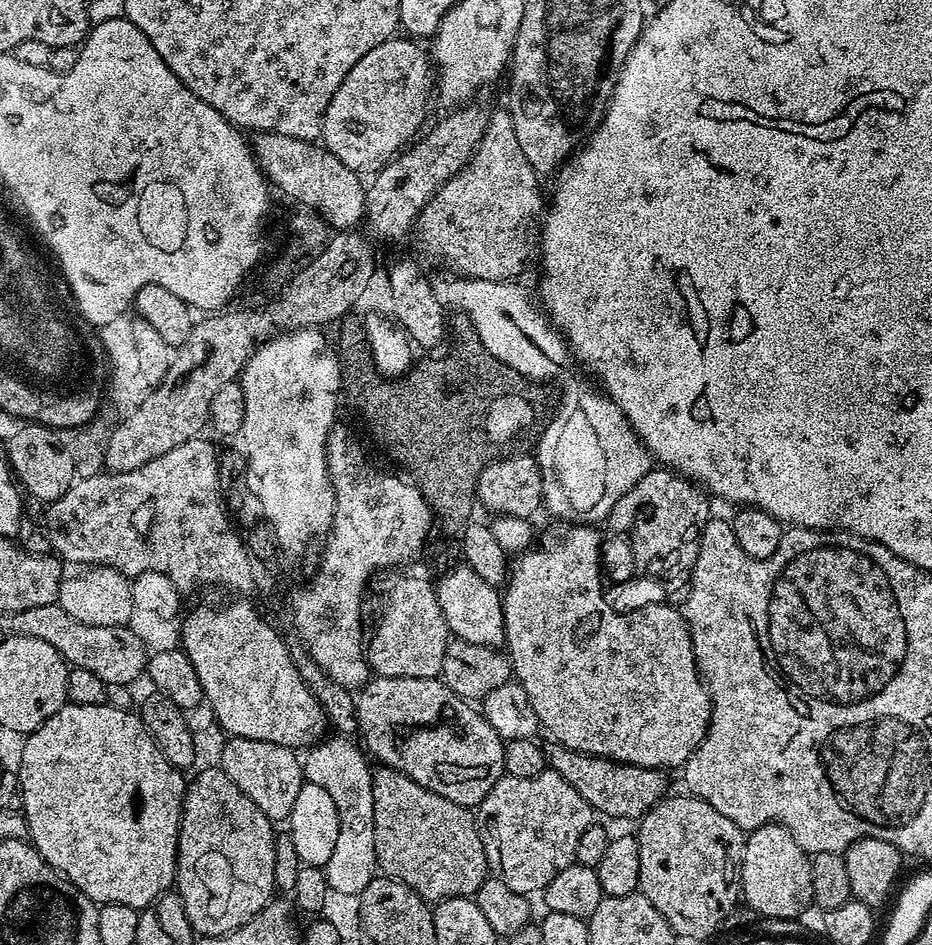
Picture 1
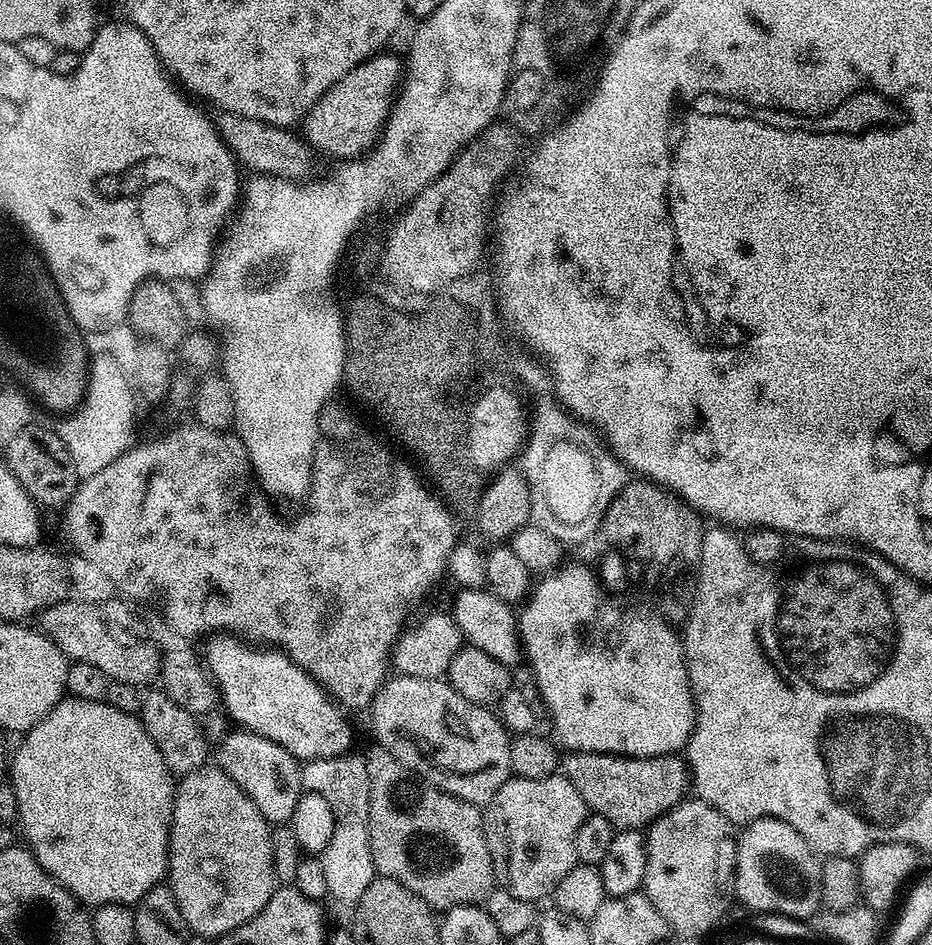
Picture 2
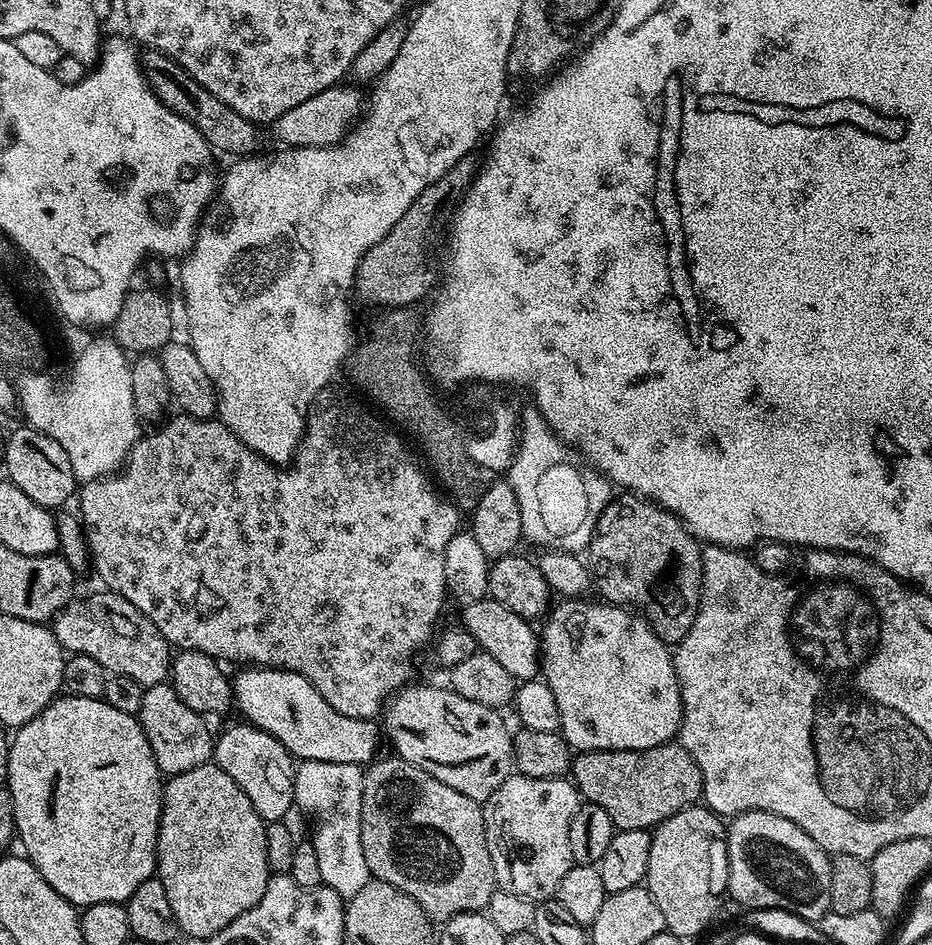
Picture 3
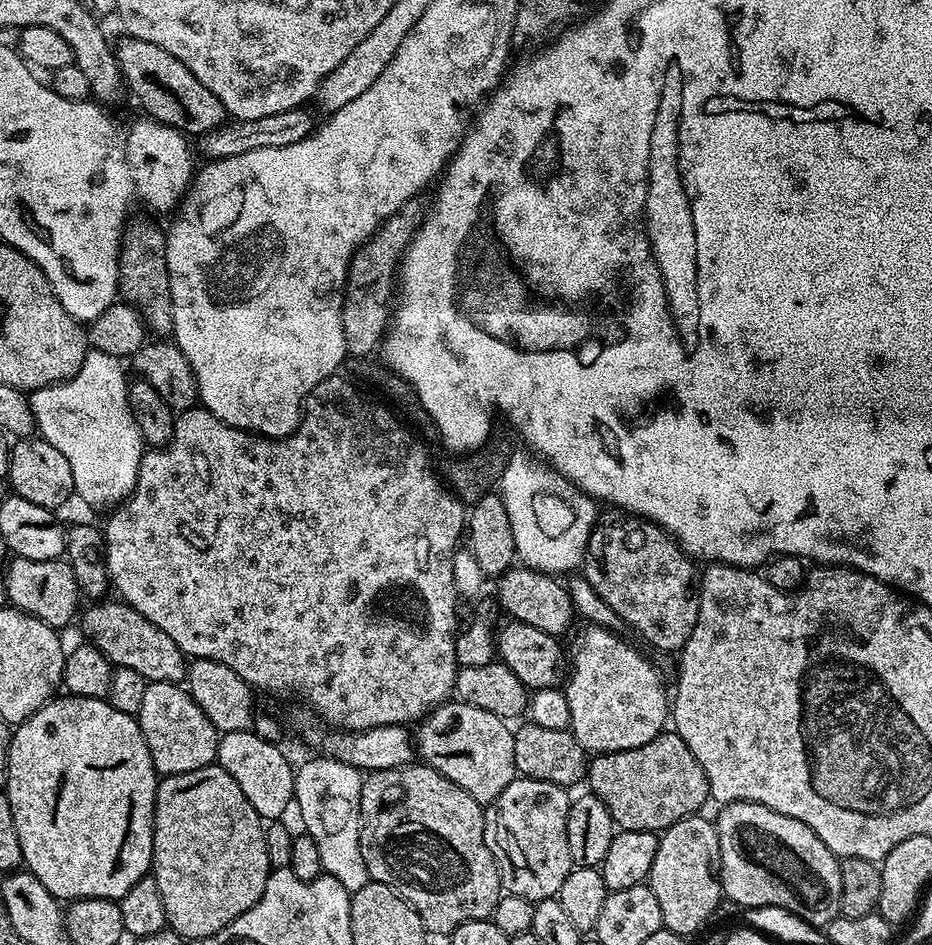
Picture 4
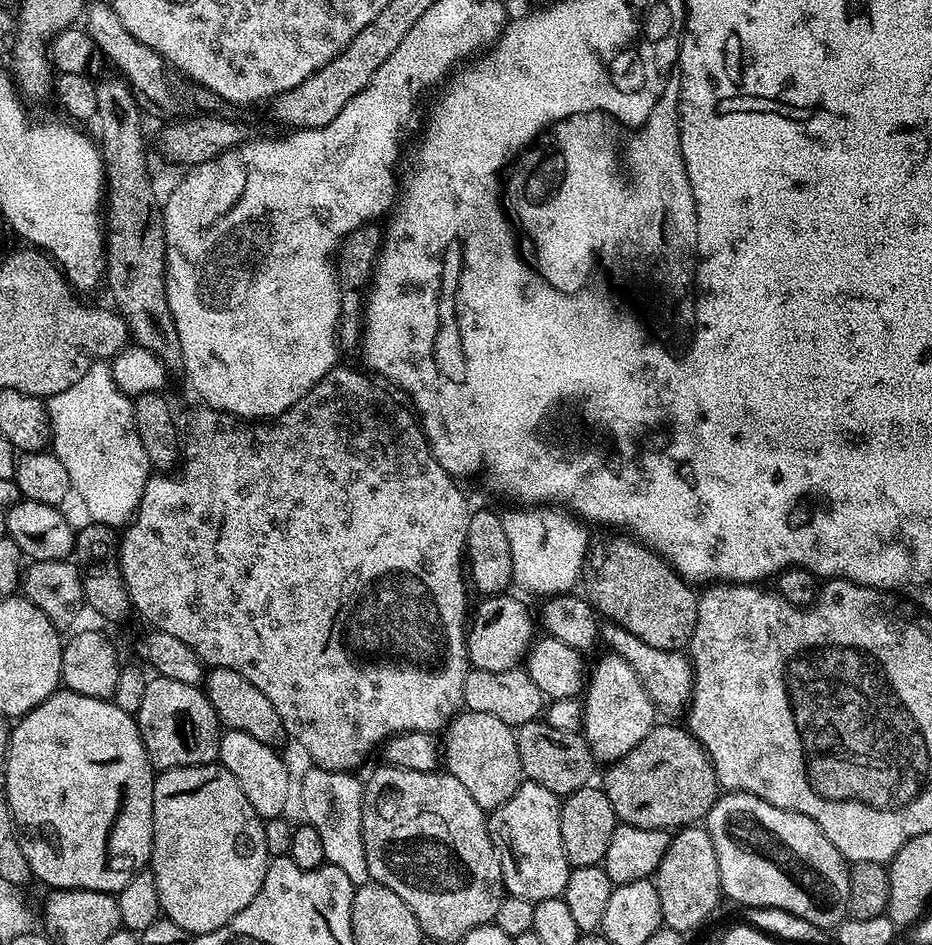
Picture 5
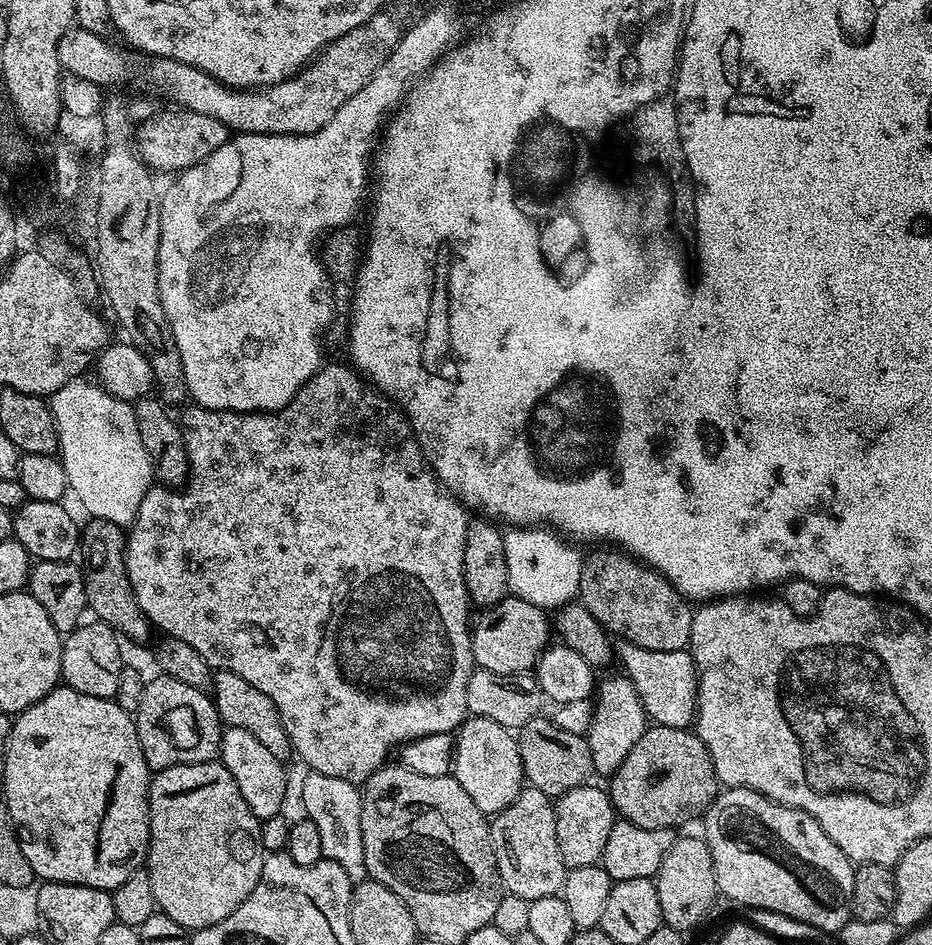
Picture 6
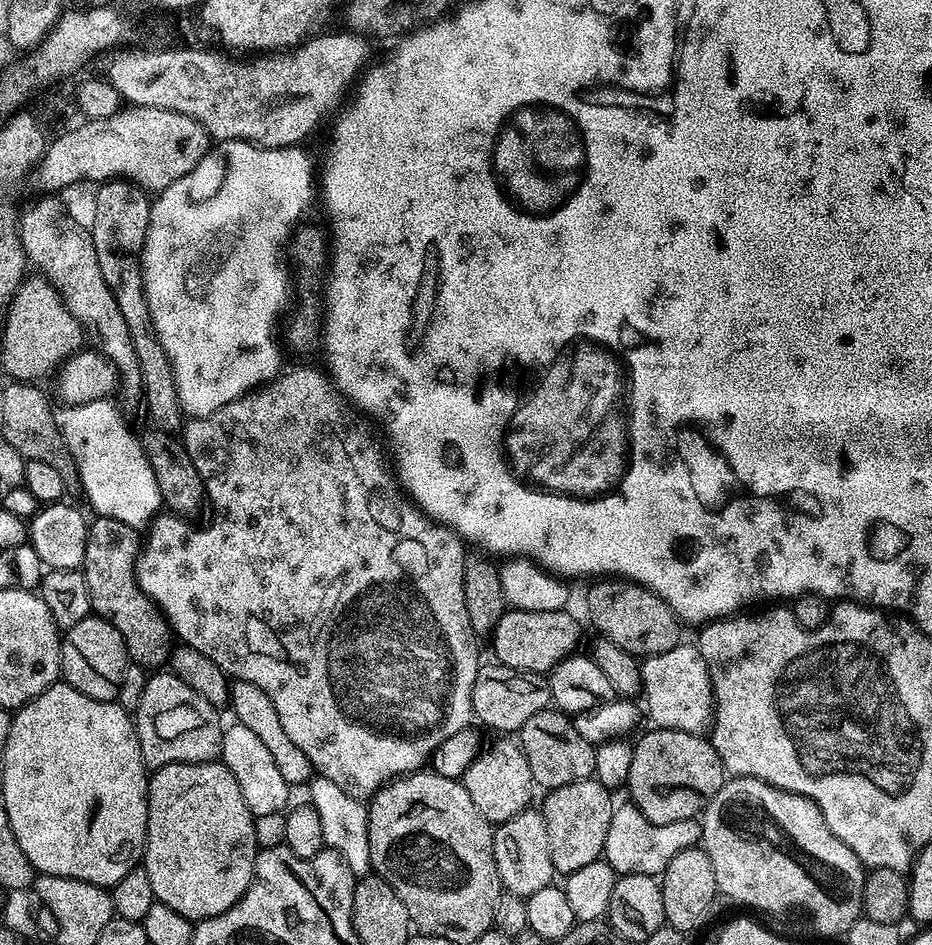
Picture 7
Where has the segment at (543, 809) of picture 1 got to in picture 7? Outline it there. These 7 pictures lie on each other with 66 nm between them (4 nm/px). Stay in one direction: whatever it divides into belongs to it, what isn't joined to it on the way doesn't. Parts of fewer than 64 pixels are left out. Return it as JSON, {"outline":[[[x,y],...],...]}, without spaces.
{"outline":[[[525,810],[514,814],[505,824],[493,831],[494,862],[498,866],[501,885],[507,891],[525,898],[538,894],[538,890],[553,887],[558,873],[550,858],[550,838],[546,835],[543,811]]]}

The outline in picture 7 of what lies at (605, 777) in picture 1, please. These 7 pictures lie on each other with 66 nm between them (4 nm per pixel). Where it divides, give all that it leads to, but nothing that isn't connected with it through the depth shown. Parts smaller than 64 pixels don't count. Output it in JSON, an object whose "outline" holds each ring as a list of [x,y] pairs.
{"outline":[[[653,727],[632,744],[627,799],[655,824],[699,817],[714,794],[722,790],[726,773],[707,735]]]}

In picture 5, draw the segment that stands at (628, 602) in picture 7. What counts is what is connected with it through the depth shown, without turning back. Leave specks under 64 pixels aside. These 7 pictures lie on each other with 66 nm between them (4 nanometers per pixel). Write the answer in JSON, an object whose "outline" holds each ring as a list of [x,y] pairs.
{"outline":[[[608,530],[605,536],[591,541],[588,553],[584,555],[584,569],[579,583],[584,584],[582,595],[603,619],[618,622],[622,630],[630,630],[634,638],[642,638],[646,646],[654,646],[658,650],[678,652],[687,649],[692,642],[694,626],[698,622],[697,589],[685,580],[667,560],[655,549],[638,540],[631,534],[620,530]]]}

